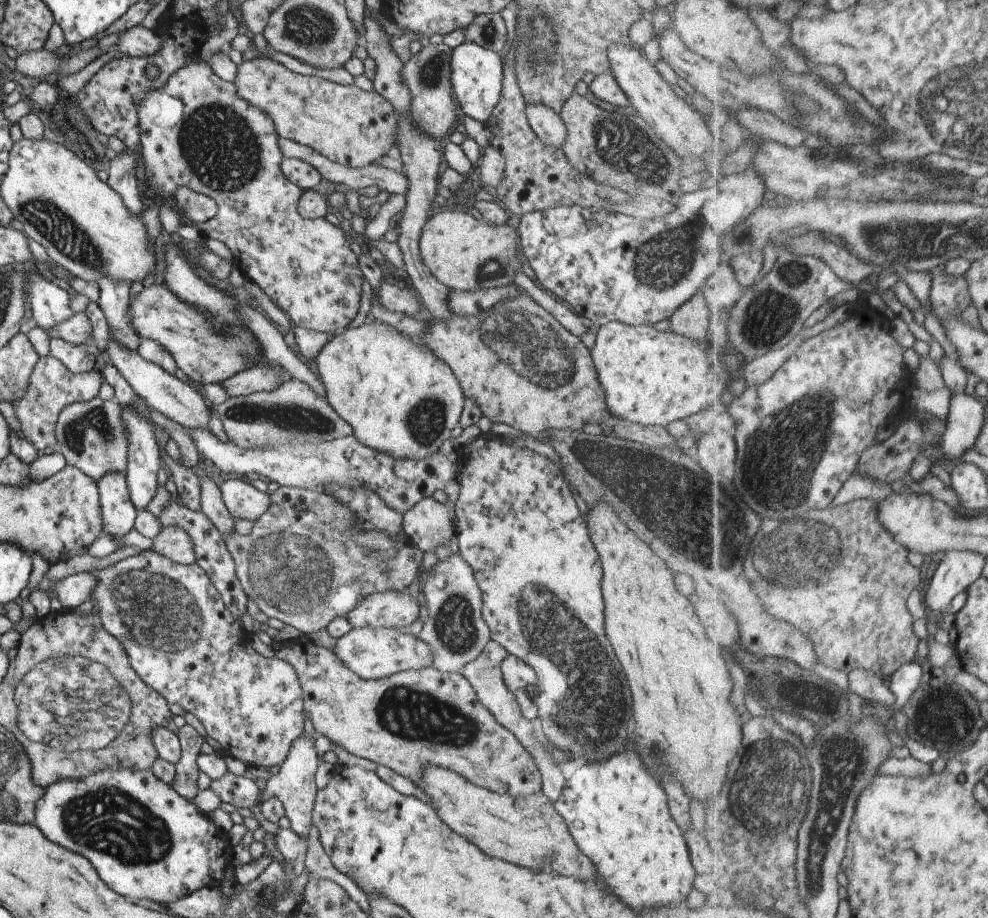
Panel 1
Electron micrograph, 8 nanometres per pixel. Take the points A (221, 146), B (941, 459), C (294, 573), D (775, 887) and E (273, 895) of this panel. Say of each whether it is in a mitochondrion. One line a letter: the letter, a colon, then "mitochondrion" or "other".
A: mitochondrion
B: other
C: mitochondrion
D: other
E: mitochondrion

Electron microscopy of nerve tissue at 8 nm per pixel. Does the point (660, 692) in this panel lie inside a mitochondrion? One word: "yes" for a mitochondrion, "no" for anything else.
no

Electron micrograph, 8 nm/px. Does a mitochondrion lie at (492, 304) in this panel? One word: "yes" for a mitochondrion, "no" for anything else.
yes

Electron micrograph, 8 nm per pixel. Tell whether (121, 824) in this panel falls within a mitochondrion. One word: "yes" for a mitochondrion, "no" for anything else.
yes

